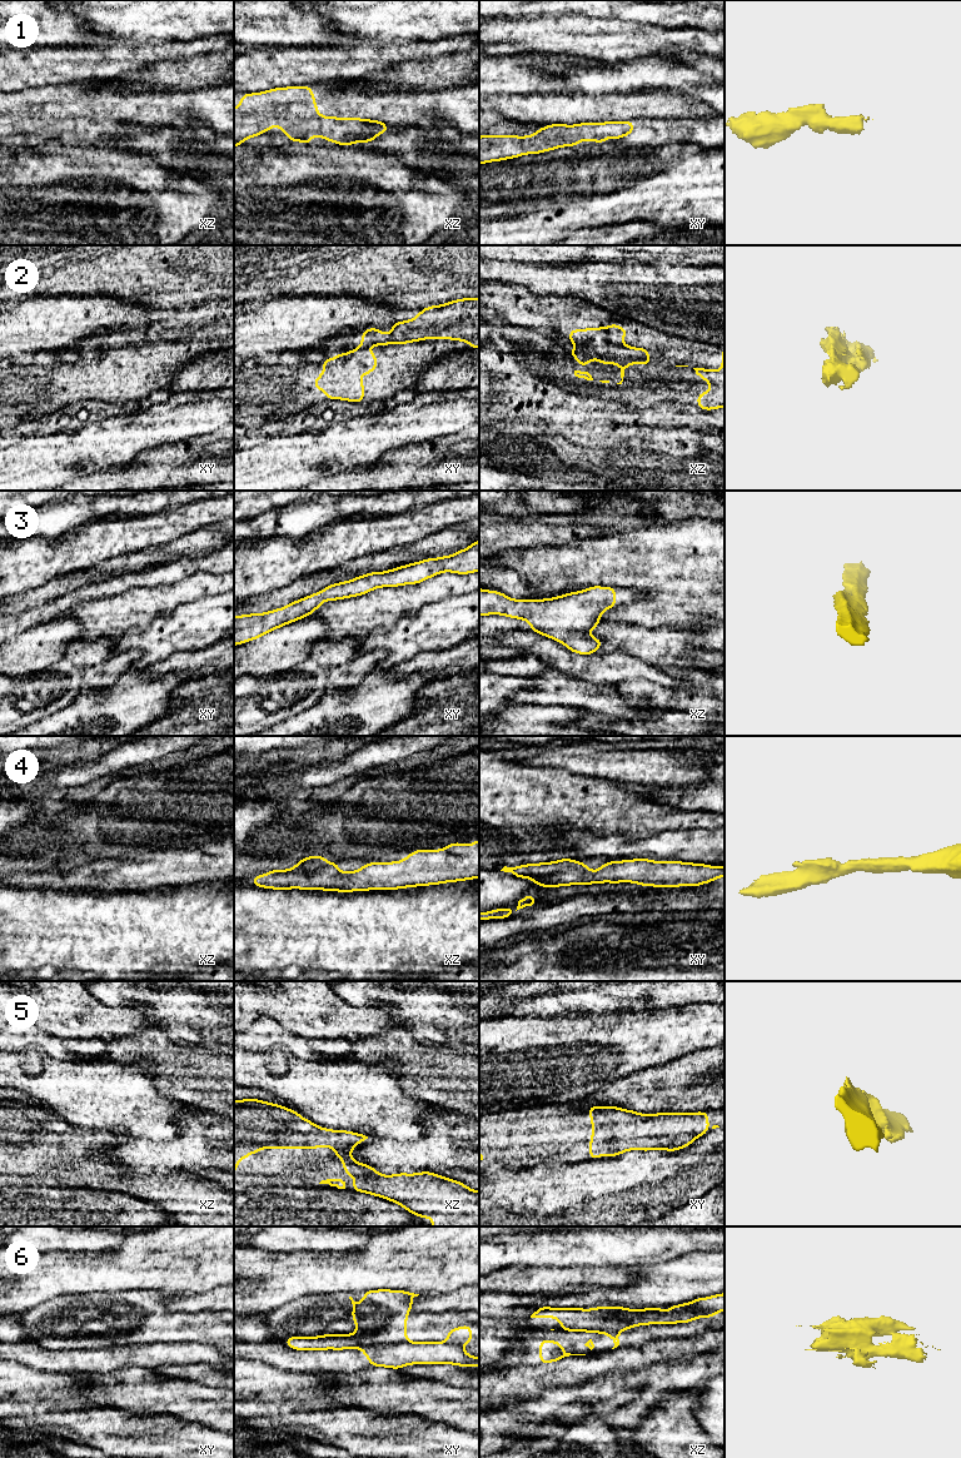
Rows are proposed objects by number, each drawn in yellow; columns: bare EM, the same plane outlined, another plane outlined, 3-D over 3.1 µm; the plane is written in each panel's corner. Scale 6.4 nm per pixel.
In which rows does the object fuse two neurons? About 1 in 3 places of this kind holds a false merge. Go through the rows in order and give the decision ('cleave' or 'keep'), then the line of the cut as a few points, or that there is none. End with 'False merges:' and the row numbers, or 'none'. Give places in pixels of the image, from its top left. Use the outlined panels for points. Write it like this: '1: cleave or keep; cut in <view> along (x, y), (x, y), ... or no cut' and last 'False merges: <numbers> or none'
1: keep; no cut
2: keep; no cut
3: keep; no cut
4: keep; no cut
5: keep; no cut
6: cleave; cut in xy along (404, 1340), (357, 1347)
False merges: 6

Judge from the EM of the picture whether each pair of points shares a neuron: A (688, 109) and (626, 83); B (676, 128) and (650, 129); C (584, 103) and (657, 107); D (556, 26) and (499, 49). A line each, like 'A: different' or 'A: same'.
A: different
B: same
C: same
D: different

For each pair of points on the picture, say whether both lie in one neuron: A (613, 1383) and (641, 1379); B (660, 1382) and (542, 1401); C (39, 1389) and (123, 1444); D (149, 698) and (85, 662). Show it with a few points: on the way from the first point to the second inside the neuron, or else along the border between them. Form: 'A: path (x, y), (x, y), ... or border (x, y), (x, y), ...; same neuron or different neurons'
A: path (620, 1381), (635, 1379); same neuron
B: path (631, 1381), (617, 1381), (597, 1391), (571, 1394); same neuron
C: border (28, 1402), (75, 1402), (86, 1406); different neurons
D: border (130, 668), (109, 685), (88, 687); different neurons

